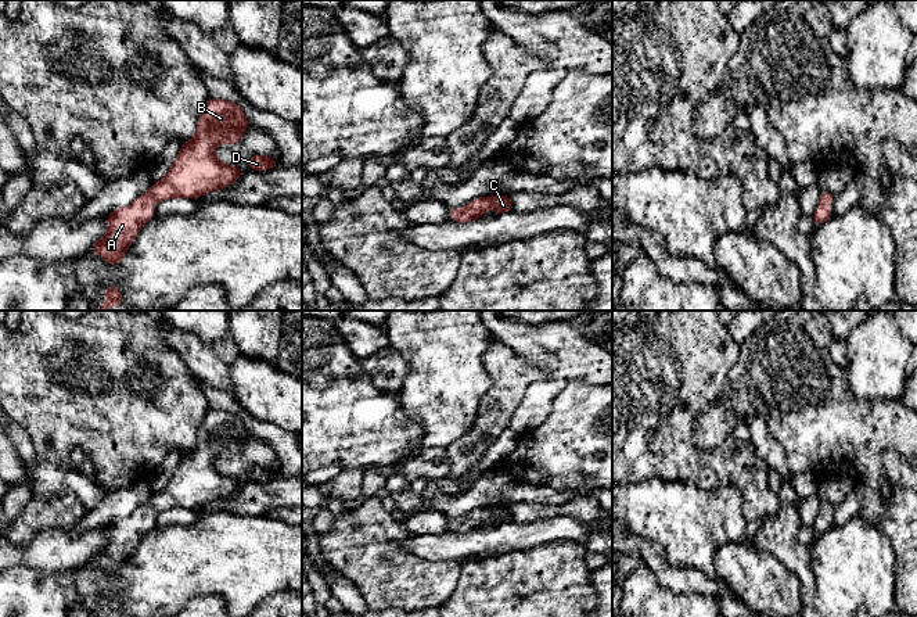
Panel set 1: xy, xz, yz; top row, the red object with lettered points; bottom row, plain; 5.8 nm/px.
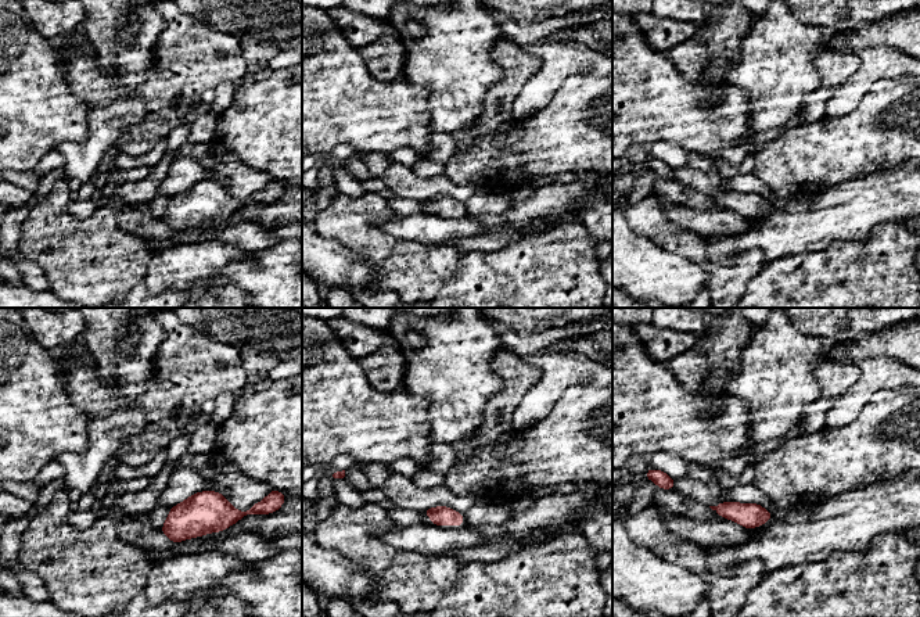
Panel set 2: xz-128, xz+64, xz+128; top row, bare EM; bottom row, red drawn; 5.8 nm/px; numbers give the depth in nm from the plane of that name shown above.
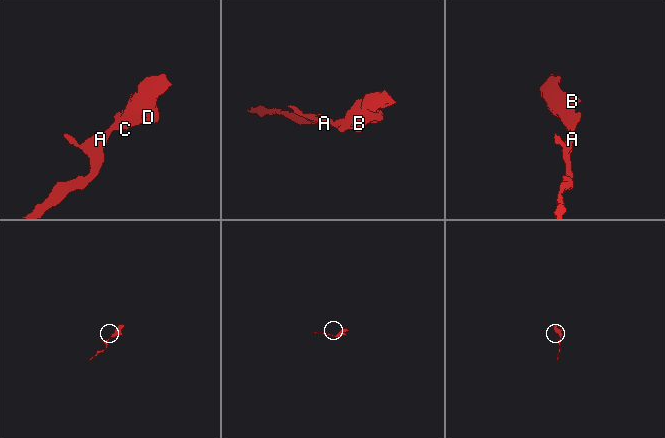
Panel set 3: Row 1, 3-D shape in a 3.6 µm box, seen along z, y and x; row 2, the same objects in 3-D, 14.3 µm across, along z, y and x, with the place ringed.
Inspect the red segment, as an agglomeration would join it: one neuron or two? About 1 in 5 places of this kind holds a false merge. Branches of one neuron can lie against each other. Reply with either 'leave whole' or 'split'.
leave whole

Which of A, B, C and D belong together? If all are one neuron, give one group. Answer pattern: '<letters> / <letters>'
A B C D

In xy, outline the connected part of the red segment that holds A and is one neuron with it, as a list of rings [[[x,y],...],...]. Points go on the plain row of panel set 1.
[[[209,408],[197,431],[195,446],[190,452],[181,453],[181,460],[170,477],[169,484],[162,491],[152,494],[152,496],[130,516],[109,523],[107,530],[108,542],[90,557],[90,562],[98,564],[109,575],[119,575],[140,538],[152,530],[152,512],[159,513],[176,507],[197,509],[233,495],[244,483],[234,476],[220,473],[215,466],[215,458],[217,455],[240,453],[248,435],[249,433],[237,413]]]

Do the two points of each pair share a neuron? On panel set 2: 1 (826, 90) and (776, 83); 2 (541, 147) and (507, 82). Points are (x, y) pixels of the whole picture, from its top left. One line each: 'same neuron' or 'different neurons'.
1: different neurons
2: different neurons

